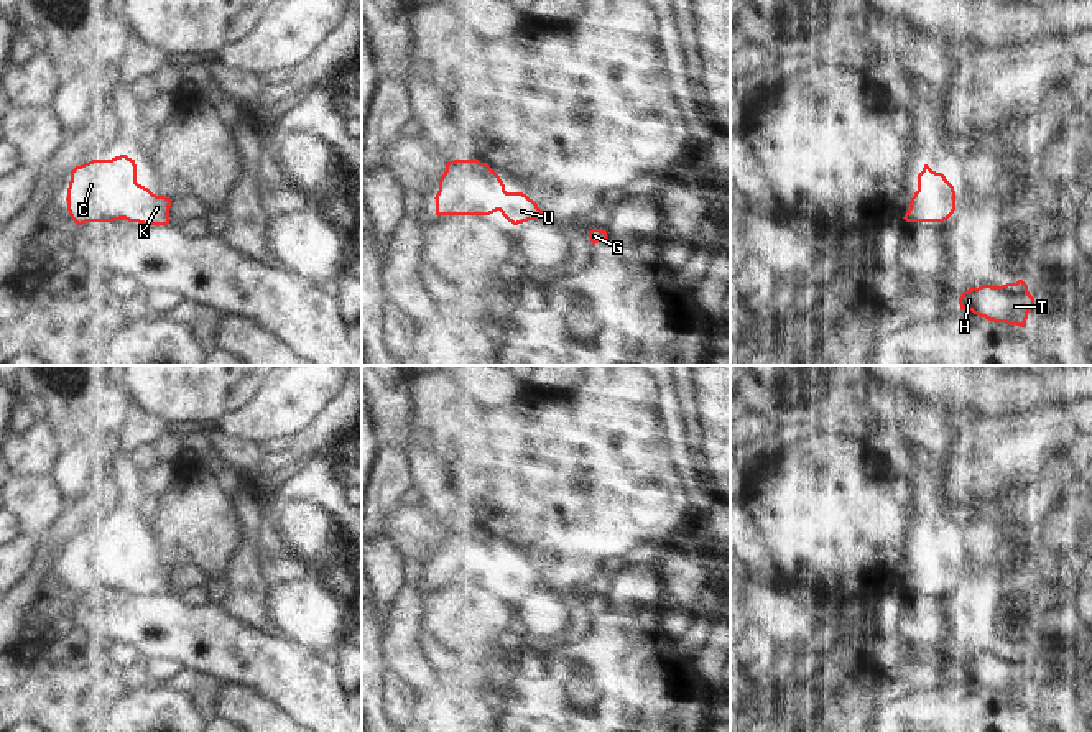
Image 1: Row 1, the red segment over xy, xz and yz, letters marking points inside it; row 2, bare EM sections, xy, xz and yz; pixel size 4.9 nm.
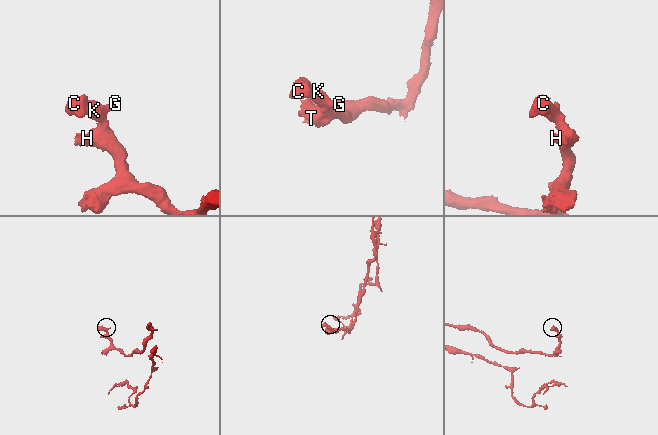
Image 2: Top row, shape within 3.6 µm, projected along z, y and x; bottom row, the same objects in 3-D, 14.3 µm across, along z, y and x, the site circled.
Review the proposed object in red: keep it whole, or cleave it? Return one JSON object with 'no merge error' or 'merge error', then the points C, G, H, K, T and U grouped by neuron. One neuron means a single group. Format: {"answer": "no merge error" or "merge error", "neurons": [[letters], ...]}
{"answer": "no merge error", "neurons": [["C", "G", "H", "K", "T", "U"]]}

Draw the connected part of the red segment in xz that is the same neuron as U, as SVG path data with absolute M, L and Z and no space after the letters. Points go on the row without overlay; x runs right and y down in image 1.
M479 528L447 530L436 563L436 584L490 584L497 579L513 594L548 586L523 561L507 561L500 544Z

